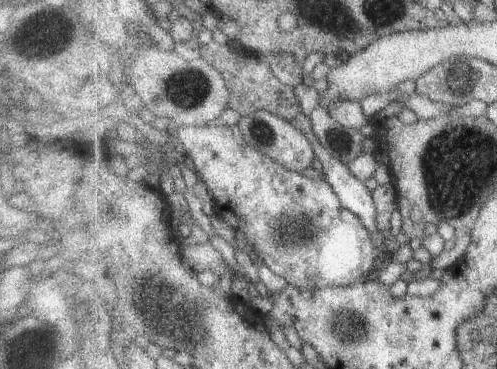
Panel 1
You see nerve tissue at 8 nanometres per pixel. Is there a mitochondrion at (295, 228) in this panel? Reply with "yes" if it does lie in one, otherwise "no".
yes

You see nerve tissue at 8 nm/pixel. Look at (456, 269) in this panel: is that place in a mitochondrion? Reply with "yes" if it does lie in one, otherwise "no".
no

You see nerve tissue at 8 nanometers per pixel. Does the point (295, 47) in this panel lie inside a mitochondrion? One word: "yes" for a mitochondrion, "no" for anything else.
no

